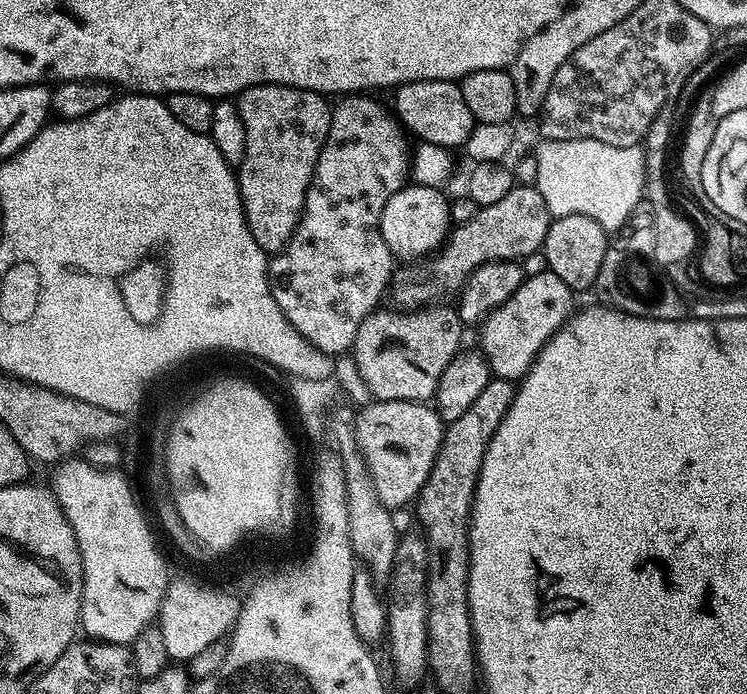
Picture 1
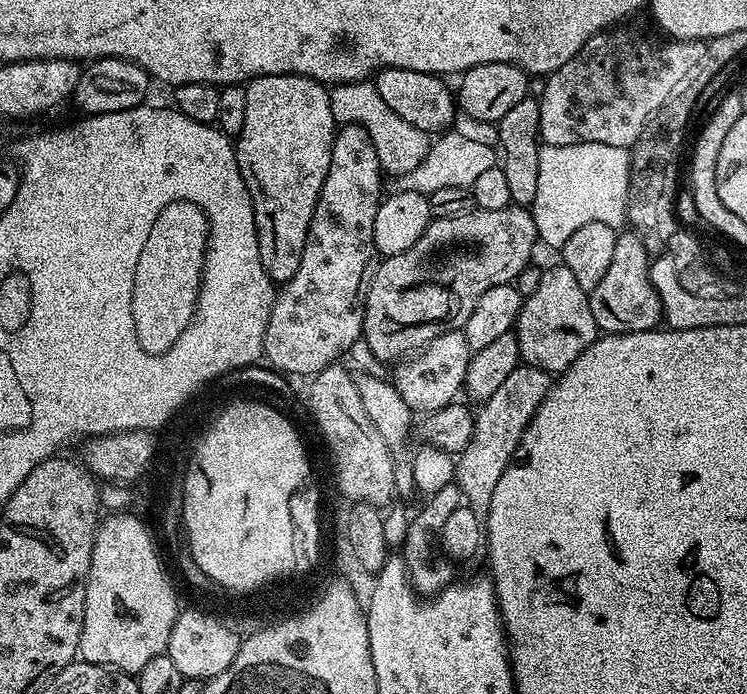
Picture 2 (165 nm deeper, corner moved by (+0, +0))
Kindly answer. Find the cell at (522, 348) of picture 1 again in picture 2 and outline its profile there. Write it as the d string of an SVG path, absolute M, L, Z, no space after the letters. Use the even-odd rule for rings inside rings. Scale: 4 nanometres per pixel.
M557 266L542 271L538 290L521 303L514 335L520 347L521 361L549 374L567 370L597 340L598 329L588 313L588 297L568 268Z

